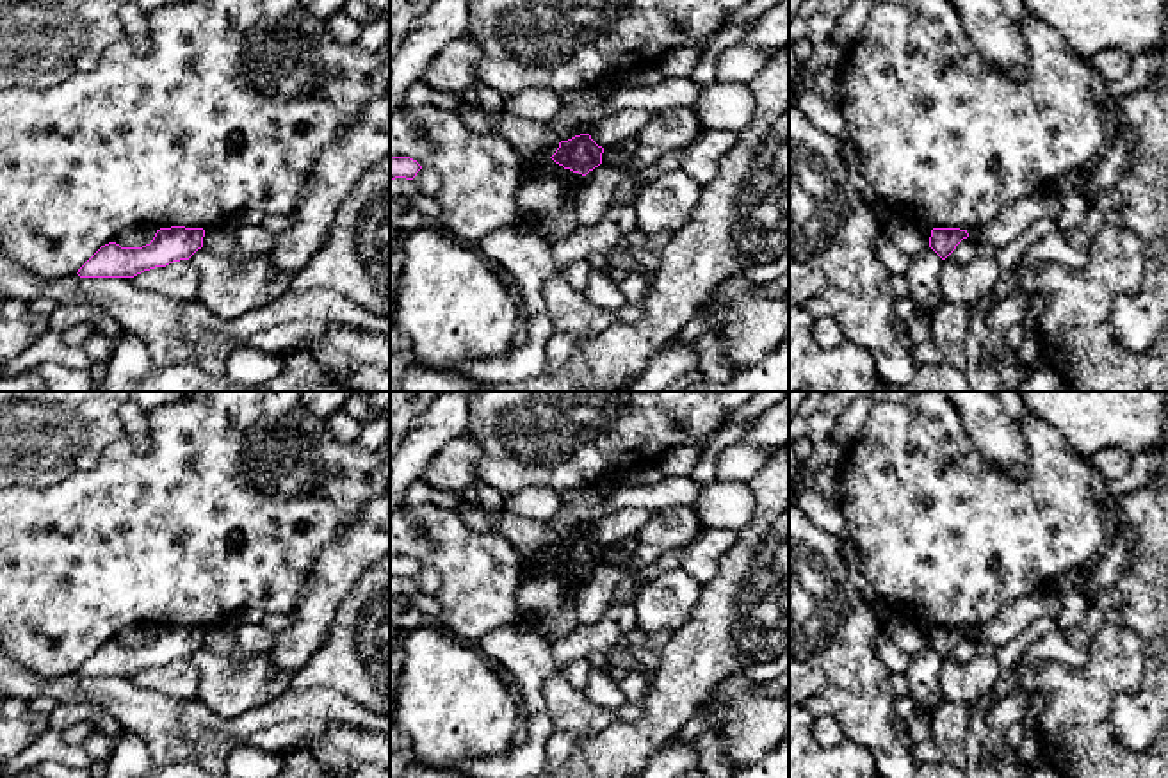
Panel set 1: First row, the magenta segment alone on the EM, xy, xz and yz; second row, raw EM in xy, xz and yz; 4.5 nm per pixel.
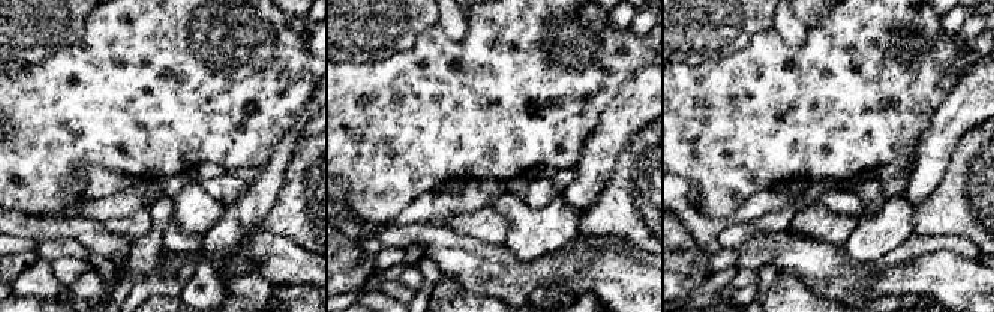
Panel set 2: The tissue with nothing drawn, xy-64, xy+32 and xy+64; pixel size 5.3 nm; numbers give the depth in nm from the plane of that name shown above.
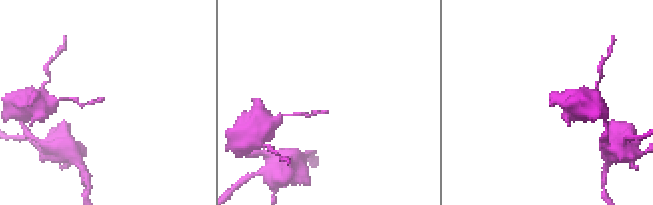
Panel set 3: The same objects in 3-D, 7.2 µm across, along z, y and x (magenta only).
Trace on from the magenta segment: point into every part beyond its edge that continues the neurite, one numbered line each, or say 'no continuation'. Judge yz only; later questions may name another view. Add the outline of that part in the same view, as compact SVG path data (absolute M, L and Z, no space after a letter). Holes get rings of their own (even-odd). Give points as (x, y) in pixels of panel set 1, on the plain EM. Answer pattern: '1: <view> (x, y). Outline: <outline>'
no continuation

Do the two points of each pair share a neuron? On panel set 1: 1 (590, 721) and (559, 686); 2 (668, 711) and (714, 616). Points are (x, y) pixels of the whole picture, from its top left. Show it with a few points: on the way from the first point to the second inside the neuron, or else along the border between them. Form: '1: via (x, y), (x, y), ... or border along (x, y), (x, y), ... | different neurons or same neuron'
1: via (581, 713), (563, 695) | same neuron
2: via (679, 688), (689, 668), (714, 640) | same neuron

